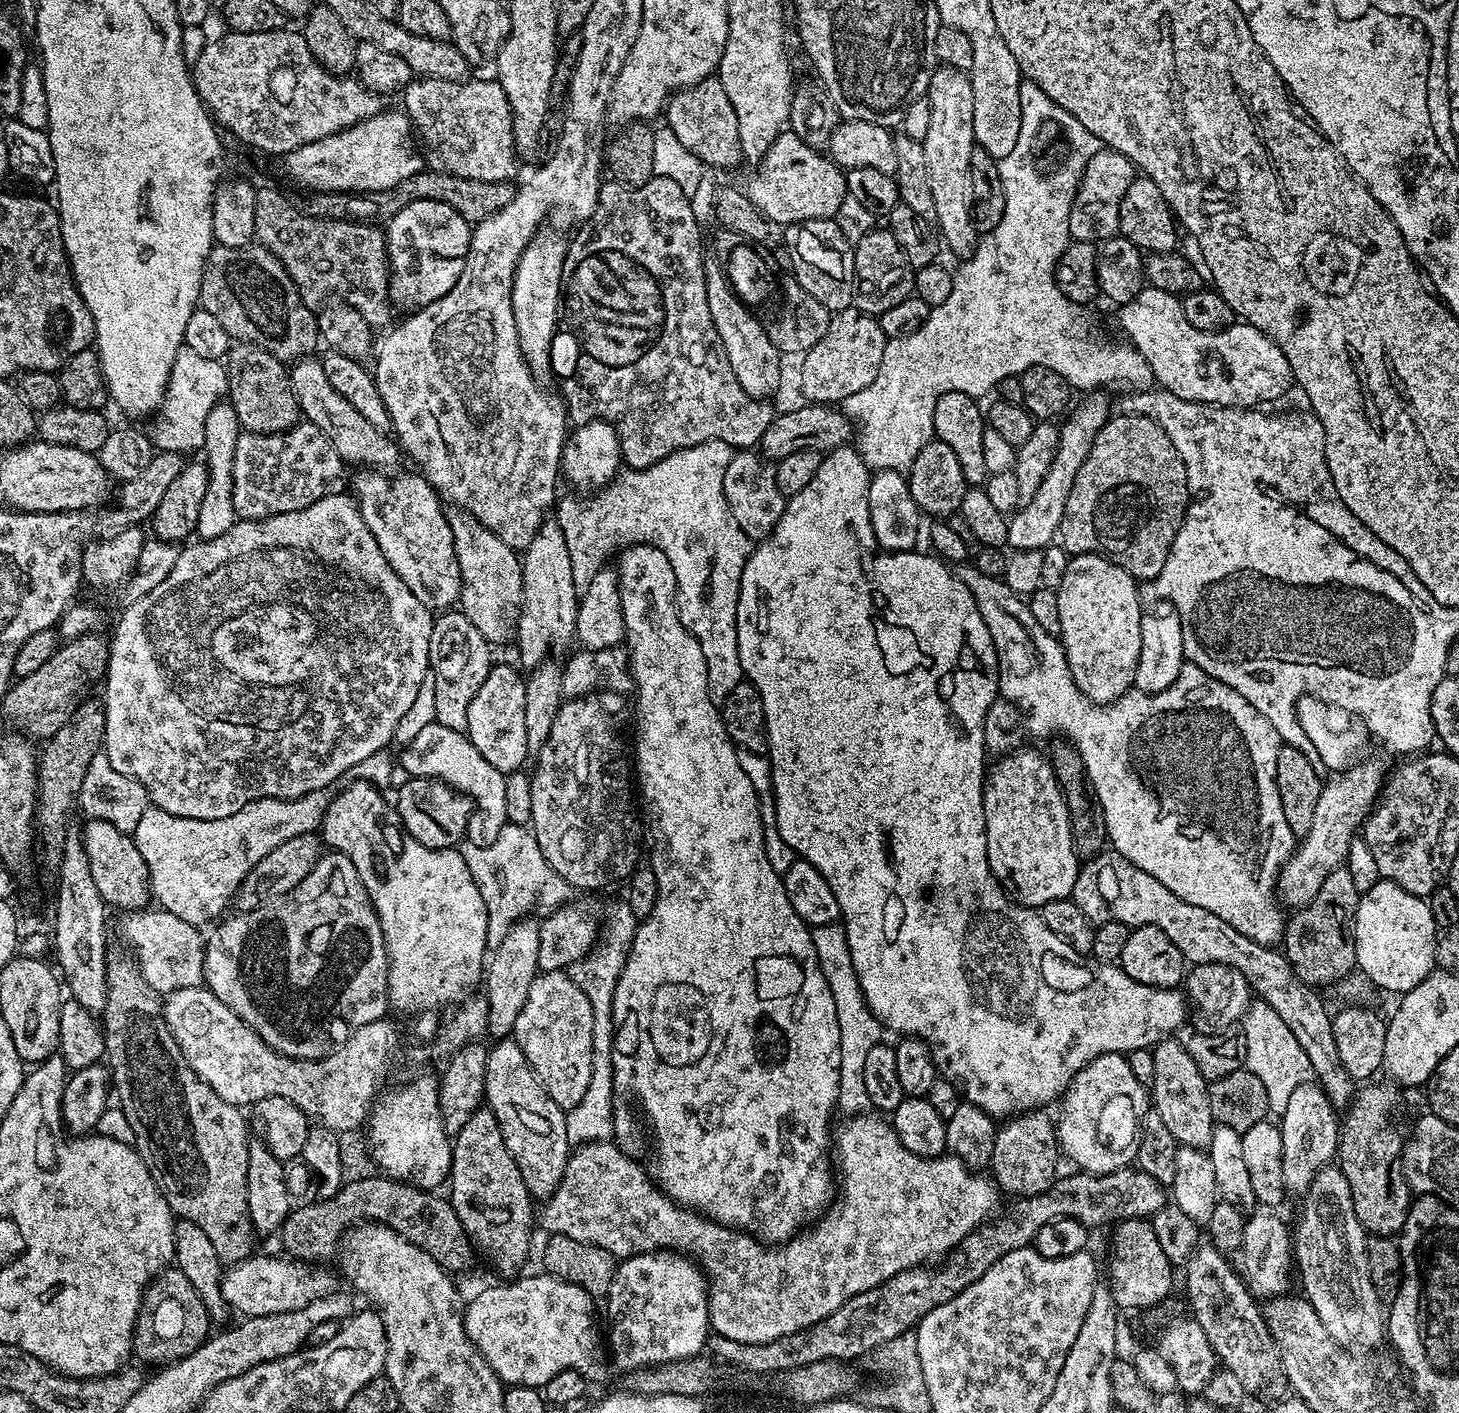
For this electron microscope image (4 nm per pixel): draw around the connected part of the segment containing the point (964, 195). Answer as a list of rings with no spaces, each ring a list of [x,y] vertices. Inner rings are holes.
[[[937,67],[928,83],[926,99],[930,102],[930,127],[922,143],[926,150],[926,171],[930,173],[930,194],[934,194],[934,224],[943,247],[959,258],[967,258],[976,251],[978,243],[970,186],[970,154],[976,144],[971,75],[957,68]]]

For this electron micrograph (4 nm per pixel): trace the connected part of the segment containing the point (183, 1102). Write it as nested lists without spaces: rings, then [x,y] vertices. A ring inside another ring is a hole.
[[[109,955],[108,965],[105,972],[106,1000],[104,1011],[102,1013],[102,1027],[104,1029],[104,1050],[106,1053],[106,1064],[110,1069],[110,1084],[114,1089],[114,1096],[118,1099],[118,1107],[126,1114],[126,1122],[130,1122],[130,1130],[134,1130],[134,1145],[136,1153],[142,1158],[142,1162],[146,1166],[146,1170],[150,1170],[150,1178],[154,1178],[154,1182],[160,1188],[160,1192],[166,1198],[166,1202],[172,1208],[173,1213],[181,1220],[189,1220],[194,1222],[194,1226],[199,1226],[206,1234],[206,1238],[210,1238],[210,1242],[214,1242],[214,1250],[218,1250],[218,1258],[225,1265],[231,1266],[240,1260],[245,1260],[248,1256],[253,1255],[252,1236],[254,1237],[254,1229],[250,1218],[248,1217],[248,1203],[246,1202],[246,1162],[248,1161],[248,1142],[250,1133],[248,1133],[248,1124],[244,1121],[244,1116],[239,1107],[230,1102],[226,1102],[222,1098],[218,1098],[218,1094],[214,1094],[214,1090],[210,1090],[210,1086],[206,1086],[206,1082],[202,1082],[202,1078],[198,1078],[196,1071],[189,1066],[188,1061],[180,1053],[180,1048],[176,1044],[172,1031],[168,1029],[168,1024],[164,1021],[162,1011],[162,996],[151,988],[150,983],[146,982],[140,974],[140,967],[137,966],[135,959],[131,955],[116,956]]]

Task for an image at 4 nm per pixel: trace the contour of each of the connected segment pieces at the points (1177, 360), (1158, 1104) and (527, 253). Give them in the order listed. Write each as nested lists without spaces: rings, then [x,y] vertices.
[[[1152,285],[1121,305],[1118,312],[1125,339],[1146,358],[1155,381],[1178,398],[1250,410],[1278,399],[1293,387],[1285,354],[1257,327],[1234,322],[1224,331],[1195,329],[1186,319],[1183,301]]]
[[[1168,1038],[1152,1048],[1154,1054],[1154,1082],[1150,1089],[1151,1107],[1158,1110],[1158,1115],[1162,1118],[1162,1123],[1166,1125],[1170,1134],[1174,1134],[1177,1144],[1185,1148],[1207,1149],[1212,1143],[1212,1130],[1214,1121],[1211,1114],[1211,1102],[1208,1097],[1209,1081],[1194,1066],[1194,1058],[1190,1058],[1187,1047],[1180,1044],[1176,1038]]]
[[[541,230],[526,246],[512,283],[514,322],[524,360],[533,376],[544,378],[552,368],[552,339],[556,336],[556,315],[562,312],[562,281],[566,240],[556,232]]]

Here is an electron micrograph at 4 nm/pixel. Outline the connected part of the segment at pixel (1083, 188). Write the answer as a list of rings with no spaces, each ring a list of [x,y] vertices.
[[[1111,150],[1091,153],[1087,160],[1084,177],[1078,180],[1076,194],[1072,197],[1068,221],[1073,241],[1096,244],[1119,233],[1122,198],[1126,198],[1126,190],[1130,190],[1130,182],[1136,179],[1138,169],[1133,160]]]

